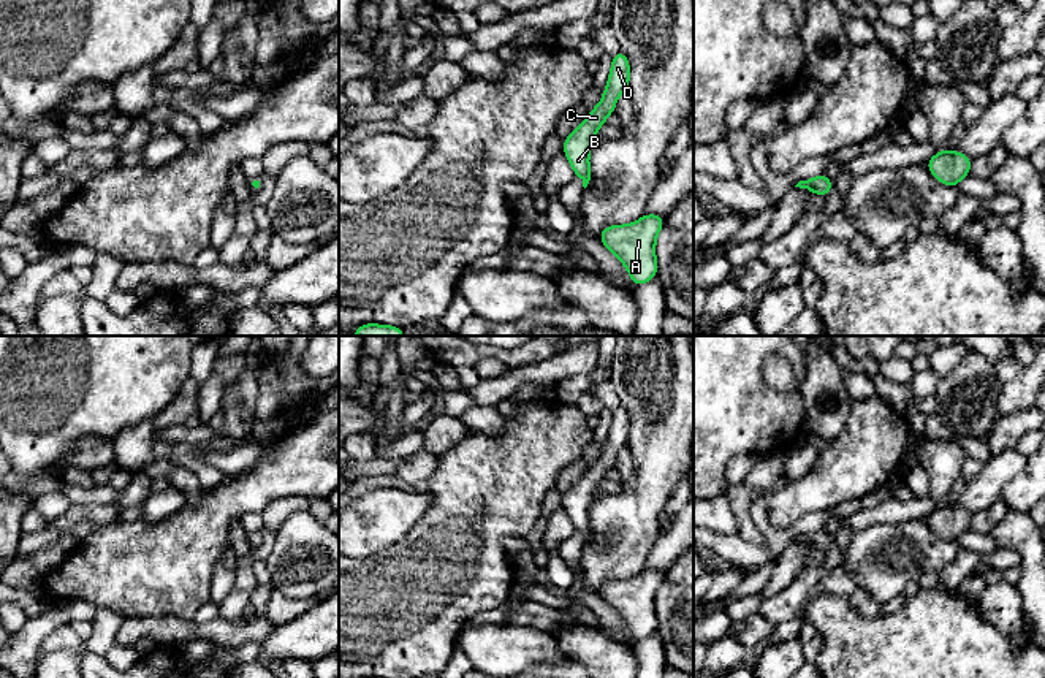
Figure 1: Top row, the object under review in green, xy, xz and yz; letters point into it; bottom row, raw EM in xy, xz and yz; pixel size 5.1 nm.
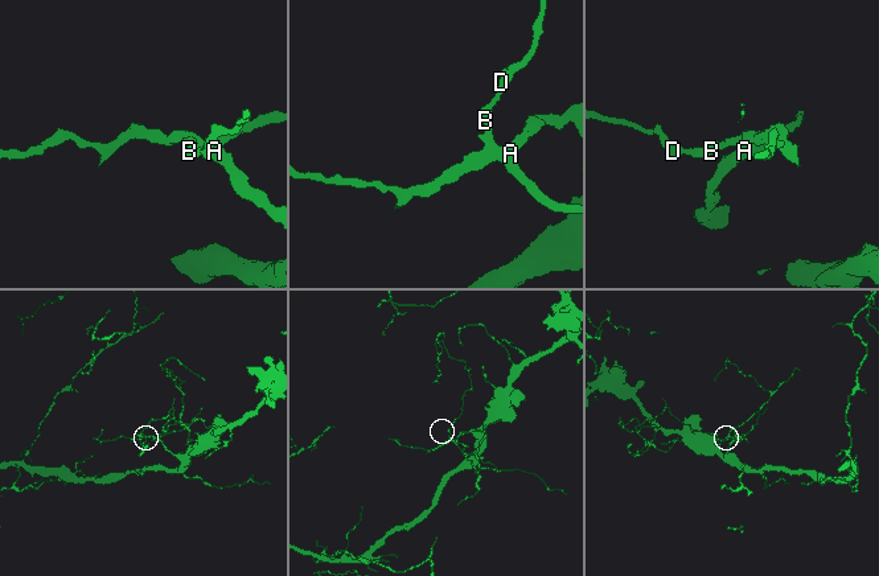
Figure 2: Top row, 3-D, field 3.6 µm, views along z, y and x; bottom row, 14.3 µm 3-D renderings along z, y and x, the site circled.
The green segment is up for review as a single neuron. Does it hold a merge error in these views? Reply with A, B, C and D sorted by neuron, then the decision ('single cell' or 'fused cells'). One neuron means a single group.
A B C D; single cell

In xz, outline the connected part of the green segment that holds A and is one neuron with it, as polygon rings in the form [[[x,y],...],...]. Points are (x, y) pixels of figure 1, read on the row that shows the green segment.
[[[644,214],[633,223],[602,230],[600,242],[625,266],[632,285],[643,285],[657,277],[656,238],[663,223],[665,217]]]

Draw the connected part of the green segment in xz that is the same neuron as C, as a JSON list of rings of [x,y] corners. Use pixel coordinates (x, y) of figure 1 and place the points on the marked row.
[[[619,49],[613,55],[608,84],[600,103],[587,114],[580,127],[564,139],[564,155],[575,174],[583,181],[584,189],[591,181],[589,150],[594,146],[594,136],[606,117],[614,112],[618,97],[627,92],[629,79],[630,63],[624,51]]]

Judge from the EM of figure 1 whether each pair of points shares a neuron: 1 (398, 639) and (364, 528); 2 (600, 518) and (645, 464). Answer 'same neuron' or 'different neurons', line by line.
1: different neurons
2: same neuron

